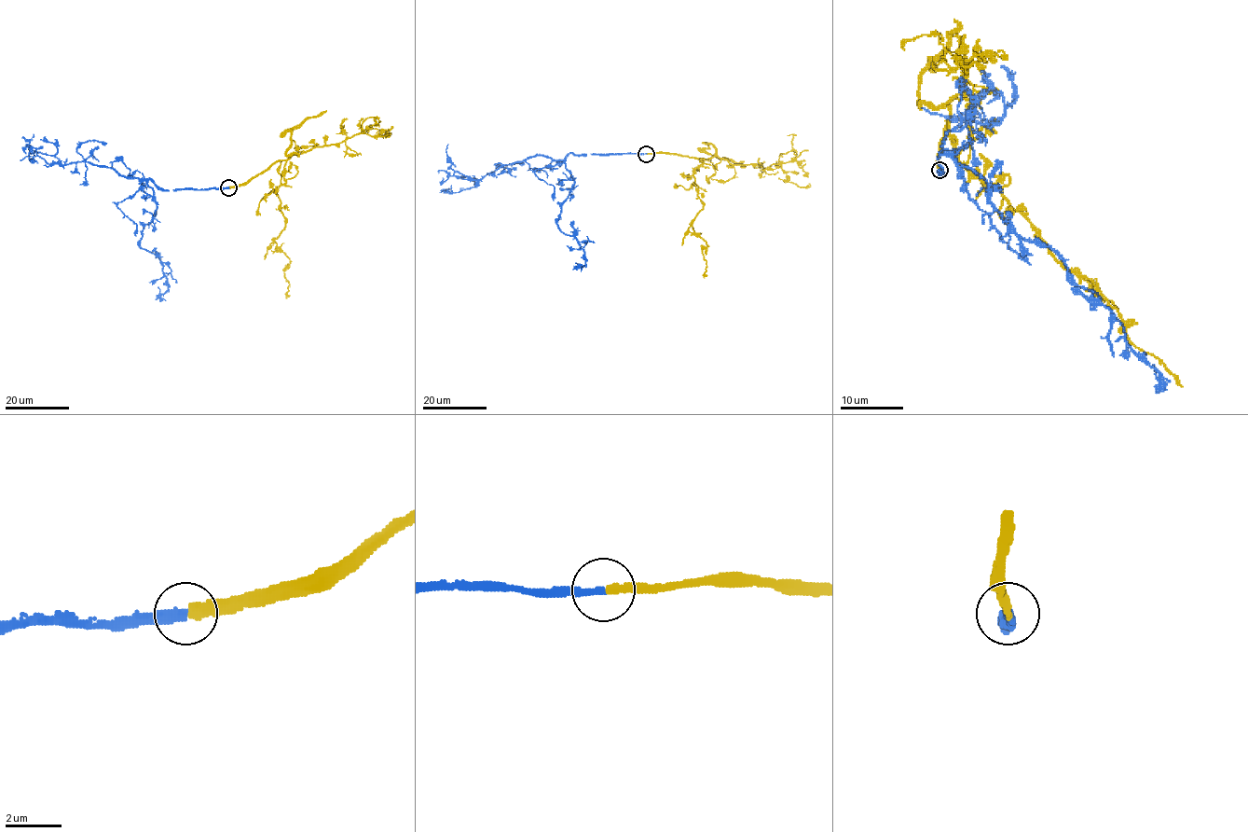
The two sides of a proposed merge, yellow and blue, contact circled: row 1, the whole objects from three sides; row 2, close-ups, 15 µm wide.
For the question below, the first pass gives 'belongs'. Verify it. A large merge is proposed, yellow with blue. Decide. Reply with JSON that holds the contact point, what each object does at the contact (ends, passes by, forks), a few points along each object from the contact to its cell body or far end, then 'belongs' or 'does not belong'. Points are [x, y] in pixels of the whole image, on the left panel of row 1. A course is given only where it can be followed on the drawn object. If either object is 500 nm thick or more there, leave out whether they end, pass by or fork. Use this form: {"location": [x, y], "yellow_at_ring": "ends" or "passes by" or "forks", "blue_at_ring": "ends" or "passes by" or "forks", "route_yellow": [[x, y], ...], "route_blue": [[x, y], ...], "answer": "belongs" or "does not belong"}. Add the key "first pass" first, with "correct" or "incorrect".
{"first pass": "correct", "location": [228, 187], "yellow_at_ring": "ends", "blue_at_ring": "ends", "route_yellow": [[229, 187], [285, 161], [285, 182], [276, 191], [285, 226], [274, 242], [290, 259], [286, 298]], "route_blue": [[229, 187], [166, 190], [148, 180], [156, 214], [139, 246], [160, 259], [167, 289], [161, 293], [157, 287]], "answer": "belongs"}

